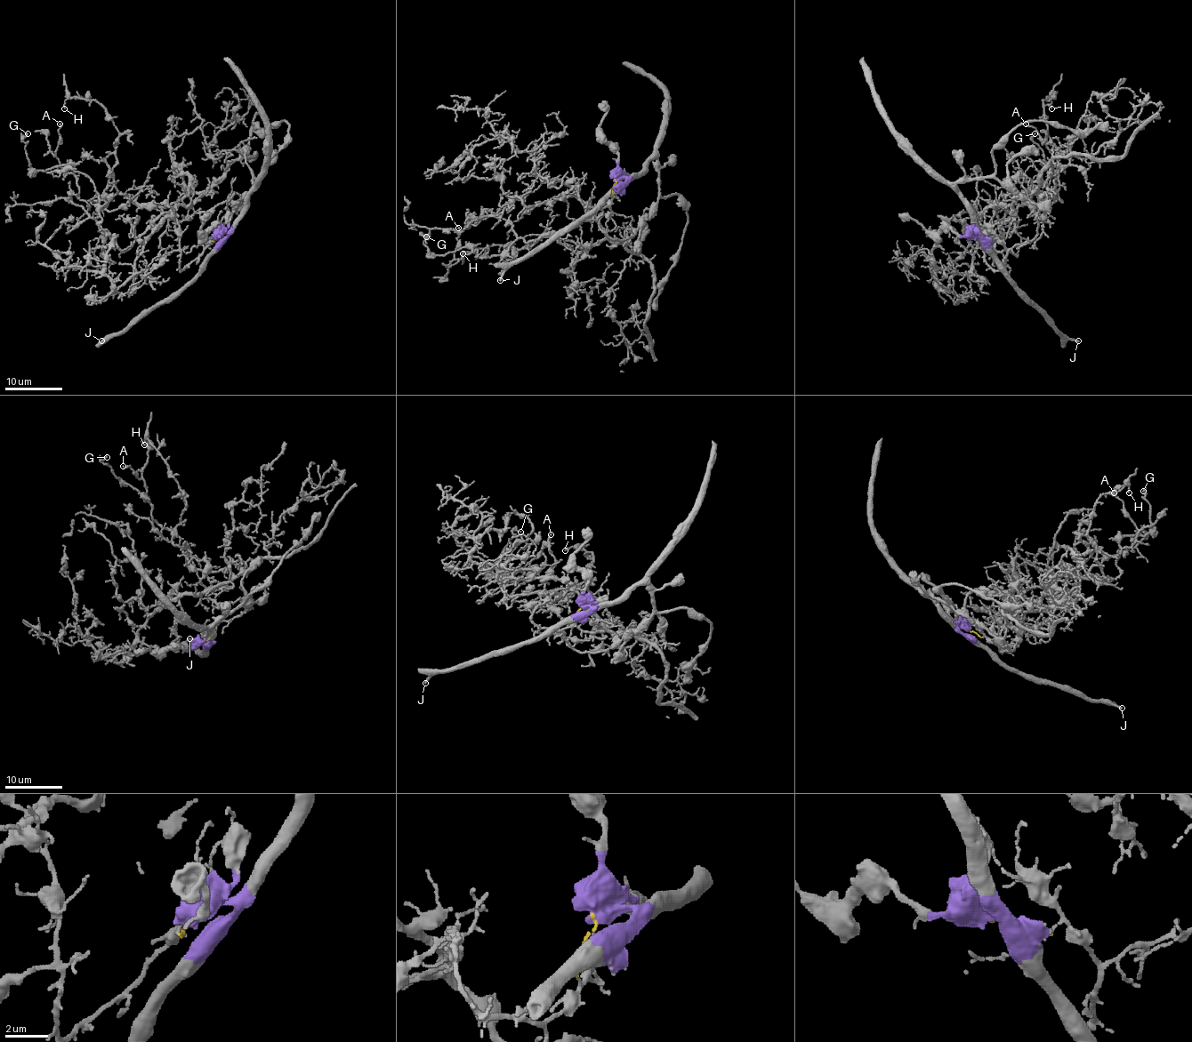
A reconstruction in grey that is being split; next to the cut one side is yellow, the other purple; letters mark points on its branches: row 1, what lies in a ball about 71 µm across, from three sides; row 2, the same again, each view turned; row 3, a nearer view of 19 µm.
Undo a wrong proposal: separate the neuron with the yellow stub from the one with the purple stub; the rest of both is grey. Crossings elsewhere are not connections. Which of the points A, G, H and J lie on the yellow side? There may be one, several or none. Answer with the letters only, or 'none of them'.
A, G, H

